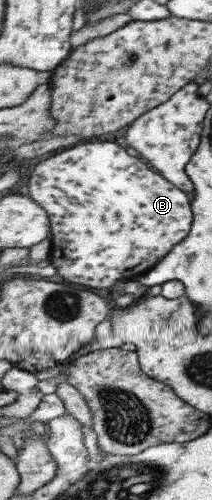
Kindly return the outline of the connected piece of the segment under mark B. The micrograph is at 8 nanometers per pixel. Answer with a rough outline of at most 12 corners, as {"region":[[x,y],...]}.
{"region":[[116,142],[31,172],[74,286],[152,270],[190,196]]}

